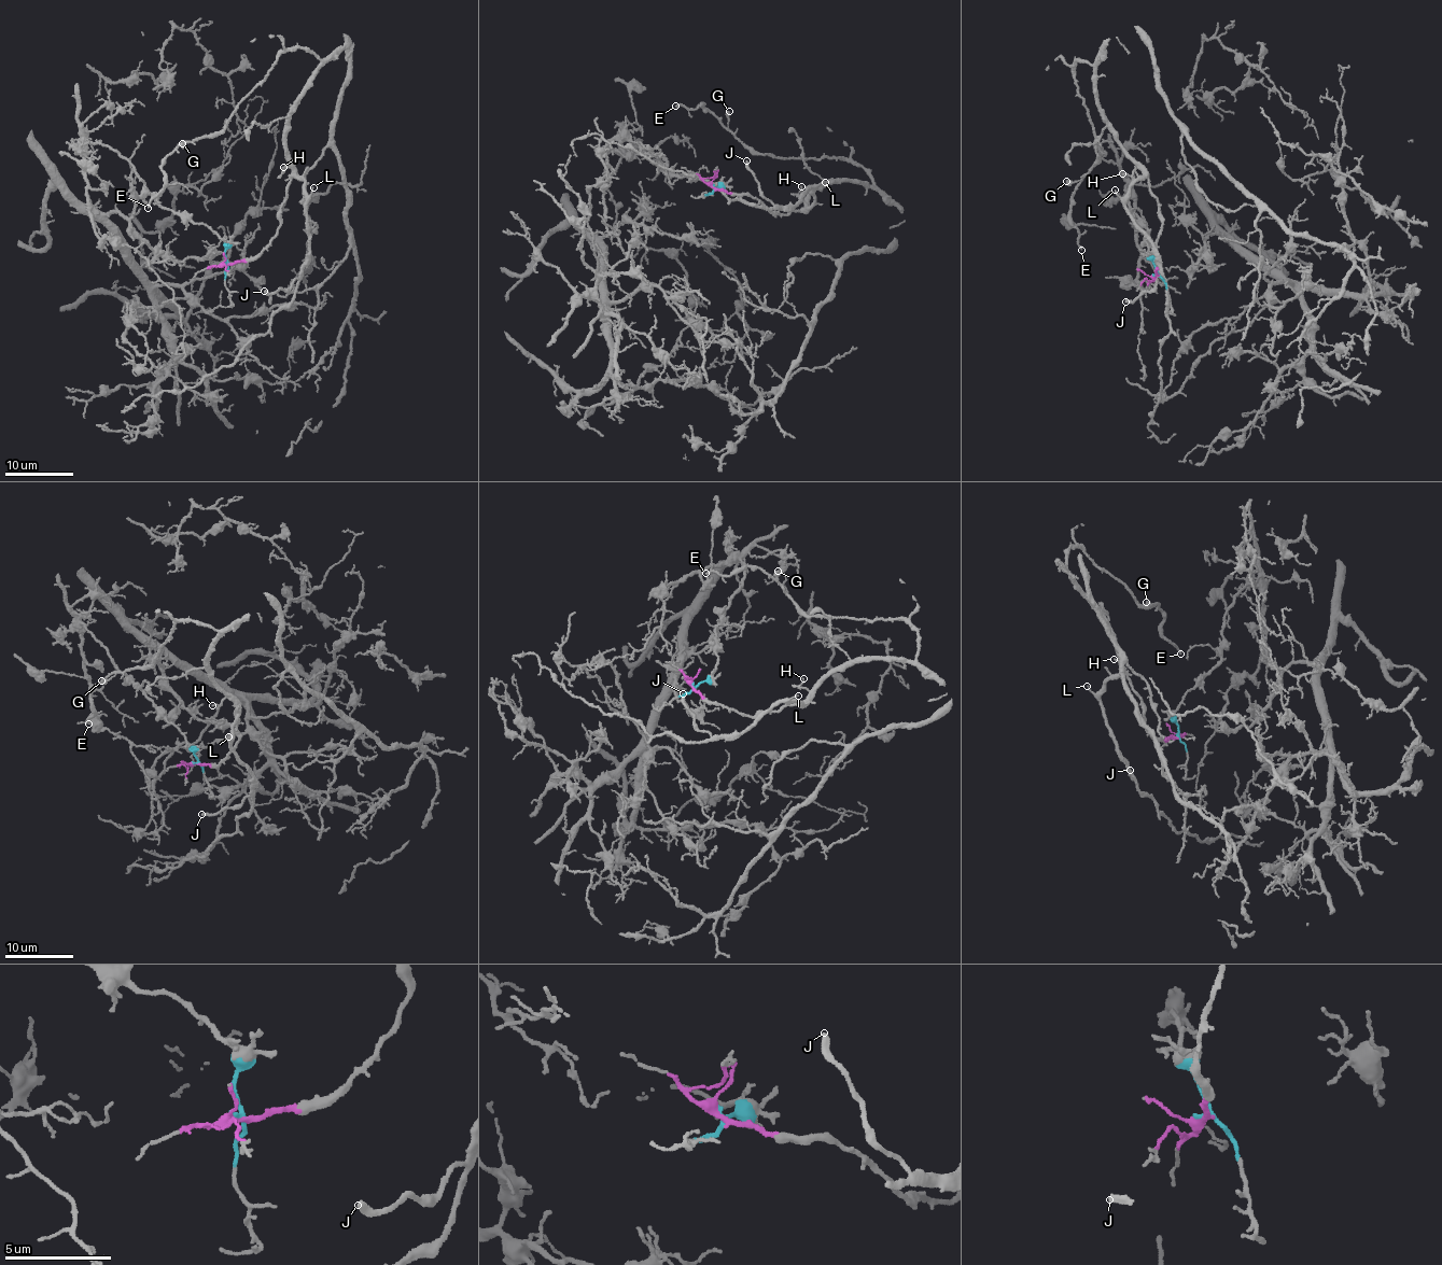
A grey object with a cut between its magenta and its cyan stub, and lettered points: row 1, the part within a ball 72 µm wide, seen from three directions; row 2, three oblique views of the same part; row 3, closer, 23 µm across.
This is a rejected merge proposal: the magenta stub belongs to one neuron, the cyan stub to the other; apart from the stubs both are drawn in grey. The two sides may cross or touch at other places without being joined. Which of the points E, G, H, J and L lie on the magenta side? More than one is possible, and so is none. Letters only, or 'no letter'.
E, G, H, J, L

